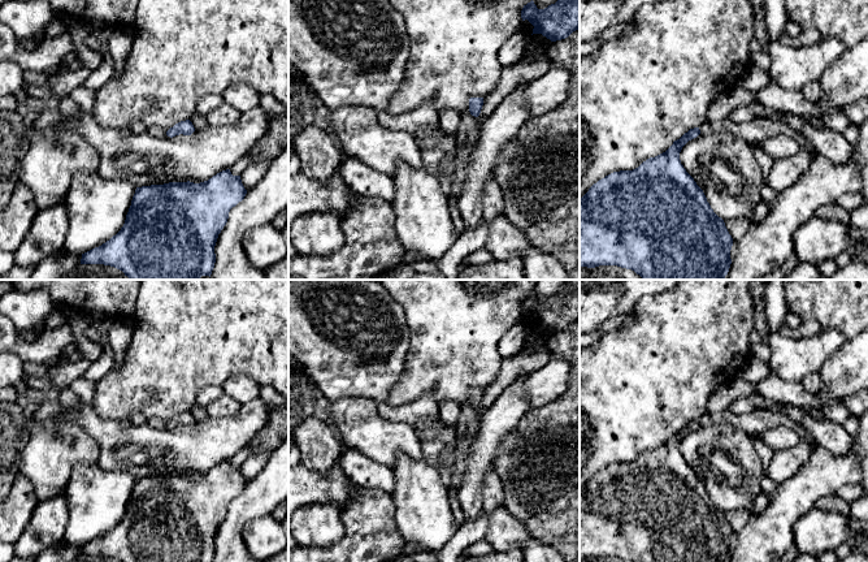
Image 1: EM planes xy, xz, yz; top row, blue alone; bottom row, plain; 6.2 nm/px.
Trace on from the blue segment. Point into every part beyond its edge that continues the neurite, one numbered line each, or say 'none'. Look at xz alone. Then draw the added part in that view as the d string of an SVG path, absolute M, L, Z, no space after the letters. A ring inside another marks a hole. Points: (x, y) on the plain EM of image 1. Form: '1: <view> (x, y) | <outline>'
1: xz (468, 427) | M464 403L461 406L460 422L455 429L456 435L463 436L464 440L457 450L455 470L450 475L451 477L448 485L450 497L451 493L459 490L463 484L470 448L479 431L479 422L481 418L478 415L478 410L472 407L470 403Z

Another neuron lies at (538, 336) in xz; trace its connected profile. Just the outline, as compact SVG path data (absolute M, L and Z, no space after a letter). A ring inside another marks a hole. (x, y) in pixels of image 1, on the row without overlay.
M533 325L528 329L528 338L525 347L528 350L538 350L547 346L547 341L552 333L542 325Z

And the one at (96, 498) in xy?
M97 463L73 468L64 489L69 516L62 541L75 548L82 546L116 527L125 515L135 481L127 472L107 471Z

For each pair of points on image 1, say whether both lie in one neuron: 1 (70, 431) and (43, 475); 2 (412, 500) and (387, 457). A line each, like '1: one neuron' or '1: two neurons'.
1: one neuron
2: two neurons

